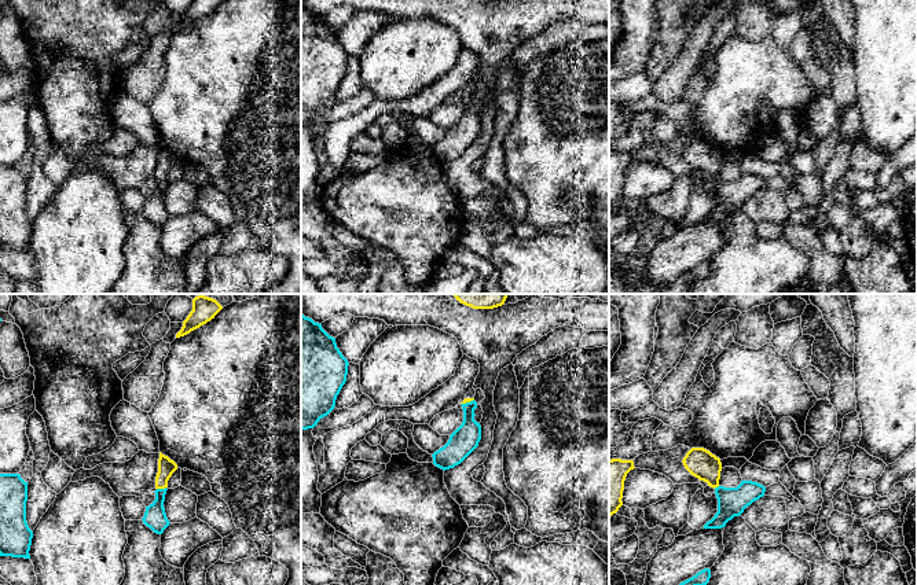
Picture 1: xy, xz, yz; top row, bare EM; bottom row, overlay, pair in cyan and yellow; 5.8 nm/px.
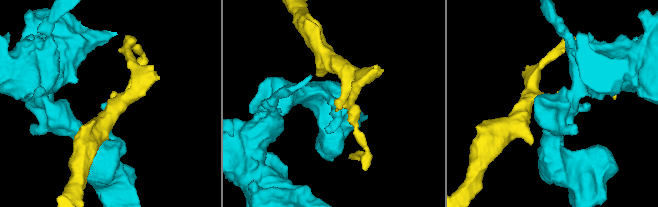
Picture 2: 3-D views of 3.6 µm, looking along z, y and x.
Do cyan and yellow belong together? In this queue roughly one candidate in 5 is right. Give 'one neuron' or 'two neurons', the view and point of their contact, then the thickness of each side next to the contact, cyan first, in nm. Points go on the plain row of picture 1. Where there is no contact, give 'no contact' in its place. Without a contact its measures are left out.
two neurons | xy (161, 181) | 130/100 nm

